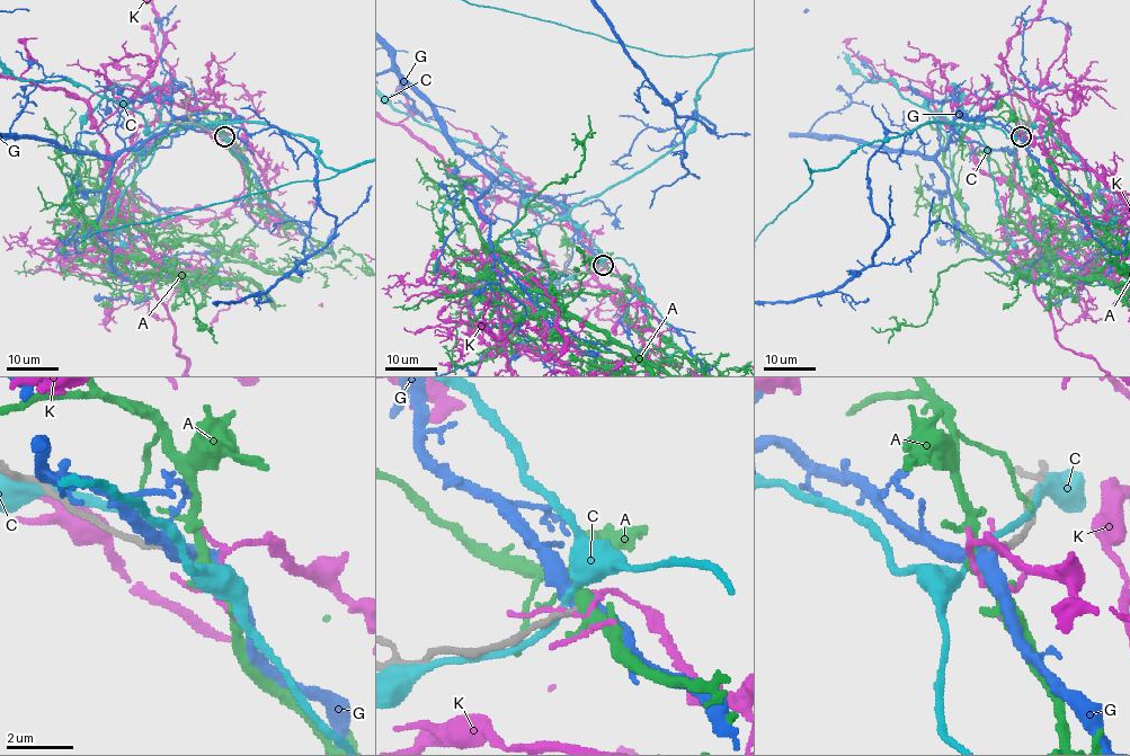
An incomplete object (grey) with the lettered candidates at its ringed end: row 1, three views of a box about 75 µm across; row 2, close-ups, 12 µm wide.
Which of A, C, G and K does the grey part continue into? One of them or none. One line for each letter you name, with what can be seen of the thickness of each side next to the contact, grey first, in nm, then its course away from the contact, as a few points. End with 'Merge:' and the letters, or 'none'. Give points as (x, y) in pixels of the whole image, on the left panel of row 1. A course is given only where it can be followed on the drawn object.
A: 200 nm thick on the grey side, 280 nm on the other
Merge: A

